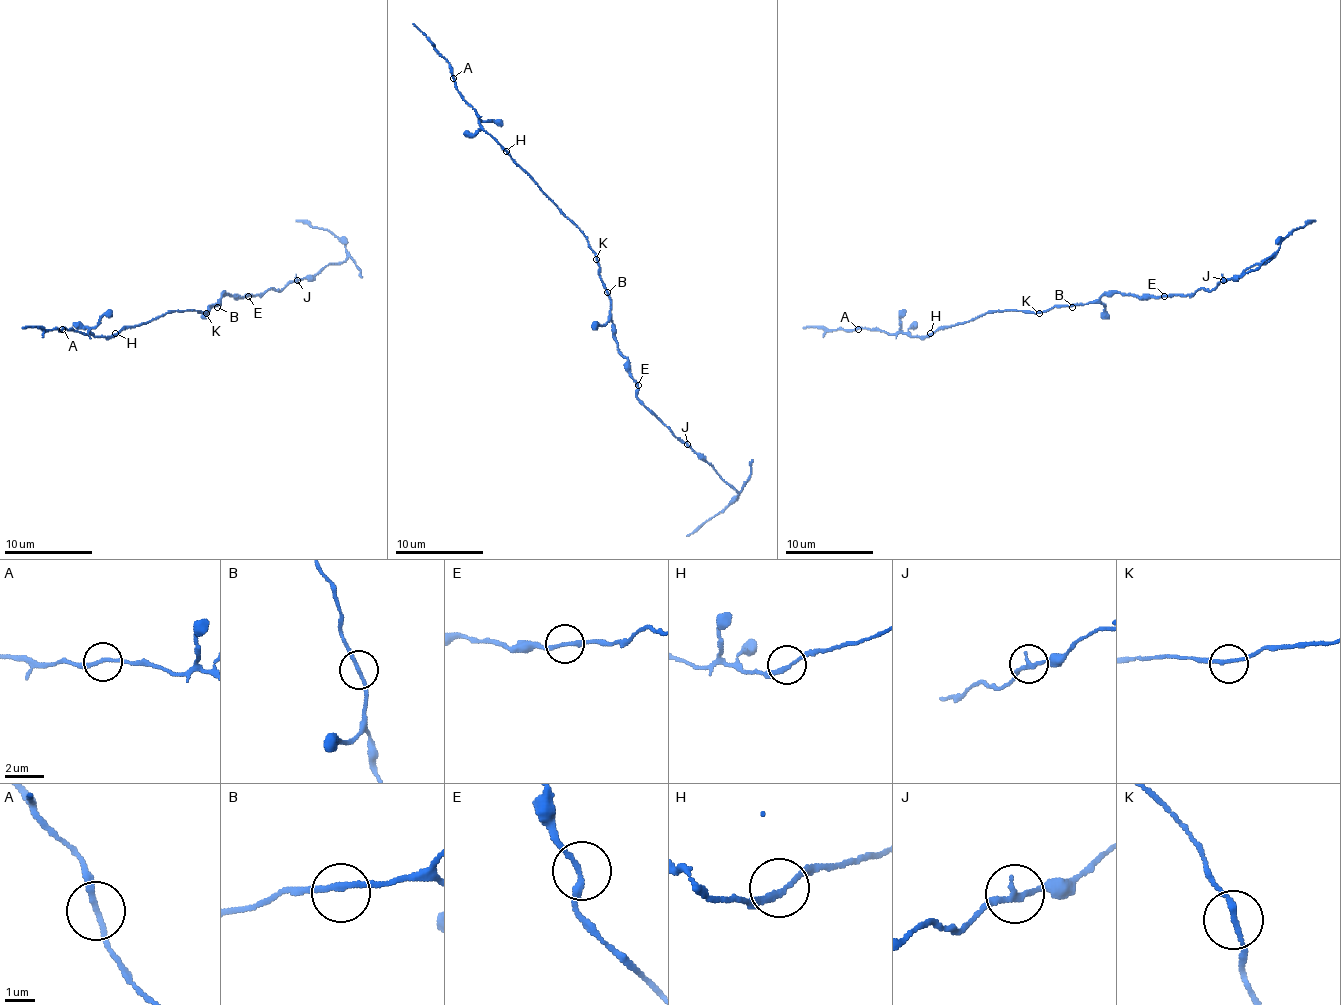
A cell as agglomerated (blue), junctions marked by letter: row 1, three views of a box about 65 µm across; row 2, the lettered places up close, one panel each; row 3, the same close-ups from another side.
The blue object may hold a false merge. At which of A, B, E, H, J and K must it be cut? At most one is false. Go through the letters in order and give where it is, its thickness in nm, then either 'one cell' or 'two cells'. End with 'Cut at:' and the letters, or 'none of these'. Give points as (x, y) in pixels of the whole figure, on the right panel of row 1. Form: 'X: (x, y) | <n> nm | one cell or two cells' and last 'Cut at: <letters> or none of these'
A: (858, 329) | 180 nm | one cell
B: (1072, 307) | 180 nm | one cell
E: (1164, 296) | 200 nm | one cell
H: (930, 333) | 190 nm | one cell
J: (1223, 280) | 190 nm | two cells
K: (1039, 313) | 180 nm | one cell
Cut at: J

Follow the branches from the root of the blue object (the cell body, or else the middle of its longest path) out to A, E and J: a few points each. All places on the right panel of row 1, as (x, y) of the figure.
A: (1072, 304), (1061, 304), (1045, 311), (988, 311), (966, 322), (939, 326), (926, 335), (858, 329)
E: (1072, 304), (1096, 302), (1103, 296), (1114, 293), (1164, 296)
J: (1072, 304), (1096, 302), (1103, 296), (1114, 293), (1193, 296), (1200, 289), (1213, 289), (1224, 280)

